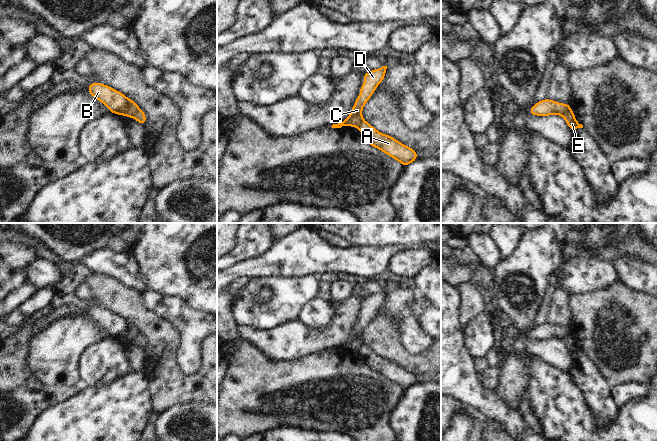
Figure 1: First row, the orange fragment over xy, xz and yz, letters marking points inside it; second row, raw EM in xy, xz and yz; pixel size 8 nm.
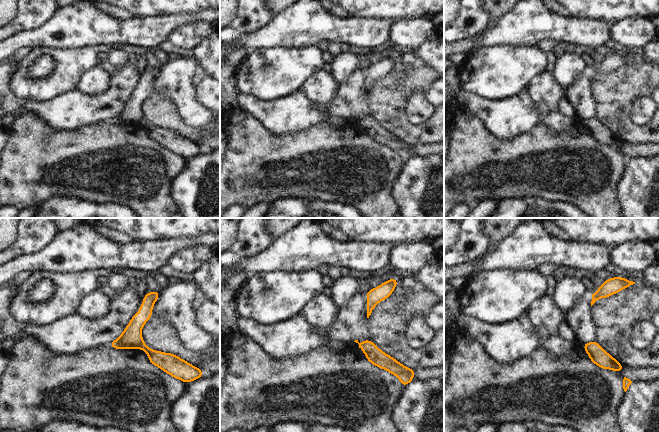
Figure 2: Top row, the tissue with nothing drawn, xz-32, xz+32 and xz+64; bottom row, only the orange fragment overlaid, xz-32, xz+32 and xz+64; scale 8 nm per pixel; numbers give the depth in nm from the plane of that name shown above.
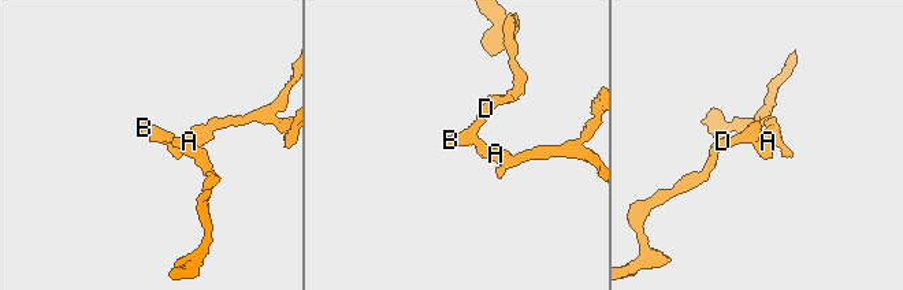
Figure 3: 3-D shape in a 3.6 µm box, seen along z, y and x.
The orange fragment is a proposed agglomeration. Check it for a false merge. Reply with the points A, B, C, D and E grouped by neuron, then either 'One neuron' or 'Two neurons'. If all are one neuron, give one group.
Groups: A E / B C D. Two neurons.

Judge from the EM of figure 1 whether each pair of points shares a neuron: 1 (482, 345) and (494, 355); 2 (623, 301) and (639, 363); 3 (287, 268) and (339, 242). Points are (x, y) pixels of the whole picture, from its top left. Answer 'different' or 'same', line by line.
1: different
2: same
3: different

